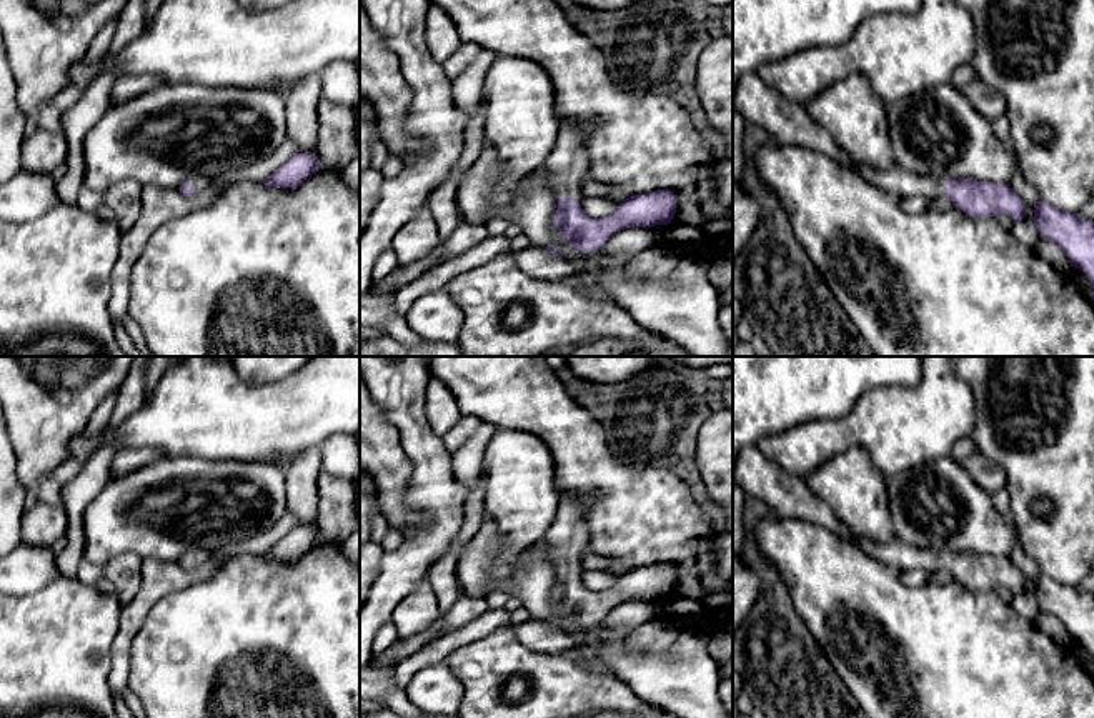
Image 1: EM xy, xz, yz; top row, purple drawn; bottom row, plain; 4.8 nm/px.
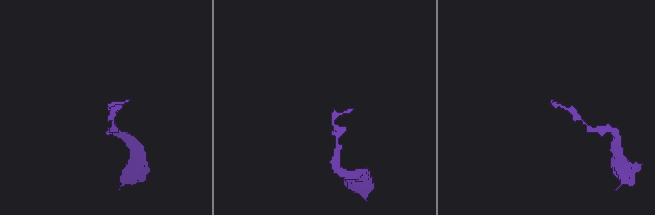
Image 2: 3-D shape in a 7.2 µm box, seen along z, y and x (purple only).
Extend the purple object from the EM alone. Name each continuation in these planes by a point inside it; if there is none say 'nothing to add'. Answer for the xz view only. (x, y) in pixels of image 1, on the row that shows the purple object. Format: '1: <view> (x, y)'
1: xz (568, 164)

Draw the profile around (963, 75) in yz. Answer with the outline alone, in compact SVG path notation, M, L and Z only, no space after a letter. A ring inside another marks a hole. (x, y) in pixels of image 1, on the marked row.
M967 62L954 70L952 85L962 92L976 78L977 78L977 73L971 65L971 62Z

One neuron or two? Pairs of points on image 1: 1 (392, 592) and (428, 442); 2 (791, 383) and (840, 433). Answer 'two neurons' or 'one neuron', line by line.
1: one neuron
2: two neurons

